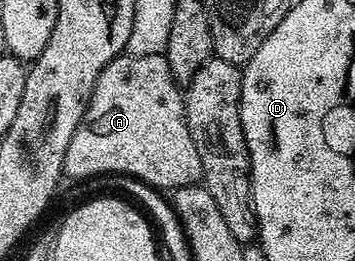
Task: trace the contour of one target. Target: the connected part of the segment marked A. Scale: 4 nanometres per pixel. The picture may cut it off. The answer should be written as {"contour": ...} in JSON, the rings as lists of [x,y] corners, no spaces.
{"contour":[[[125,52],[106,64],[94,84],[84,119],[70,140],[70,148],[66,148],[63,173],[72,178],[92,178],[95,174],[132,174],[128,176],[164,192],[177,190],[179,186],[194,186],[203,179],[202,160],[198,156],[198,148],[194,148],[184,115],[184,96],[181,87],[172,79],[170,64],[163,54],[136,56]]]}

